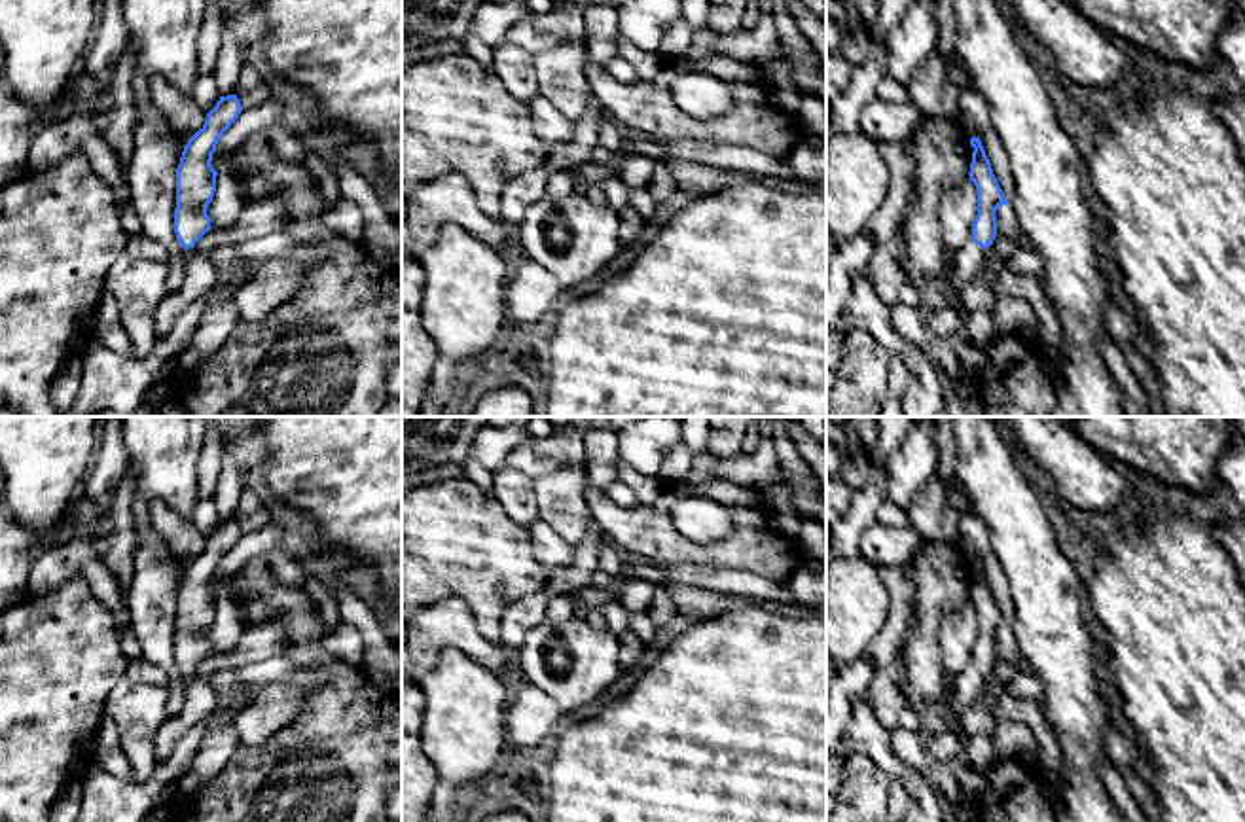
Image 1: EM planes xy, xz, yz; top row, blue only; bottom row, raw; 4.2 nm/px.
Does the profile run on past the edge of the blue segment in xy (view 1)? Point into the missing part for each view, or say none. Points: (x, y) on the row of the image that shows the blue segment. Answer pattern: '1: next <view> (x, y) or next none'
1: next xy (188, 252)

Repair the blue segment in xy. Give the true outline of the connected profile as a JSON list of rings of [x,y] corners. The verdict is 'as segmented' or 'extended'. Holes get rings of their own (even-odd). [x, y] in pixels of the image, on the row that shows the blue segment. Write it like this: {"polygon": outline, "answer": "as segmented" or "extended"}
{"polygon": [[[237,95],[220,97],[207,114],[205,125],[184,146],[176,169],[174,233],[182,244],[184,265],[195,254],[195,242],[210,229],[207,206],[216,191],[218,172],[212,169],[212,153],[220,136],[239,117],[243,106]]], "answer": "extended"}

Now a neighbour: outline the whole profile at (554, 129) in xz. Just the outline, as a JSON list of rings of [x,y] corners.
[[[542,93],[532,98],[531,116],[534,134],[542,140],[548,155],[568,144],[578,129],[578,123],[559,114]]]

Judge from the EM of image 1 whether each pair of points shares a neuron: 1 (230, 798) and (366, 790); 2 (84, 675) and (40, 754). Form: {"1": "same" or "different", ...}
{"1": "same", "2": "same"}

